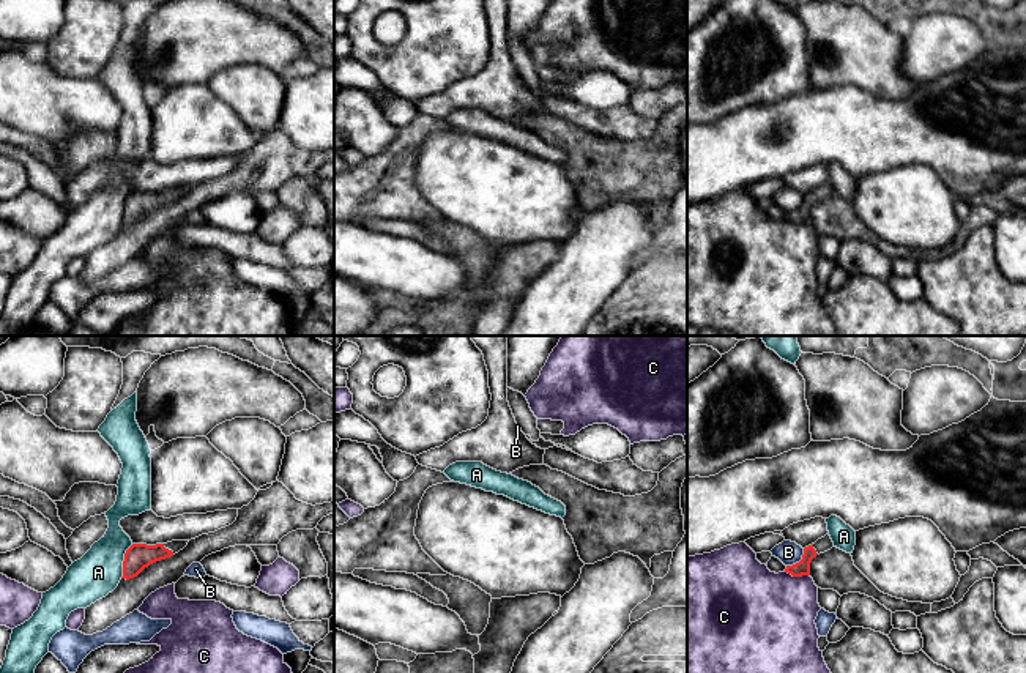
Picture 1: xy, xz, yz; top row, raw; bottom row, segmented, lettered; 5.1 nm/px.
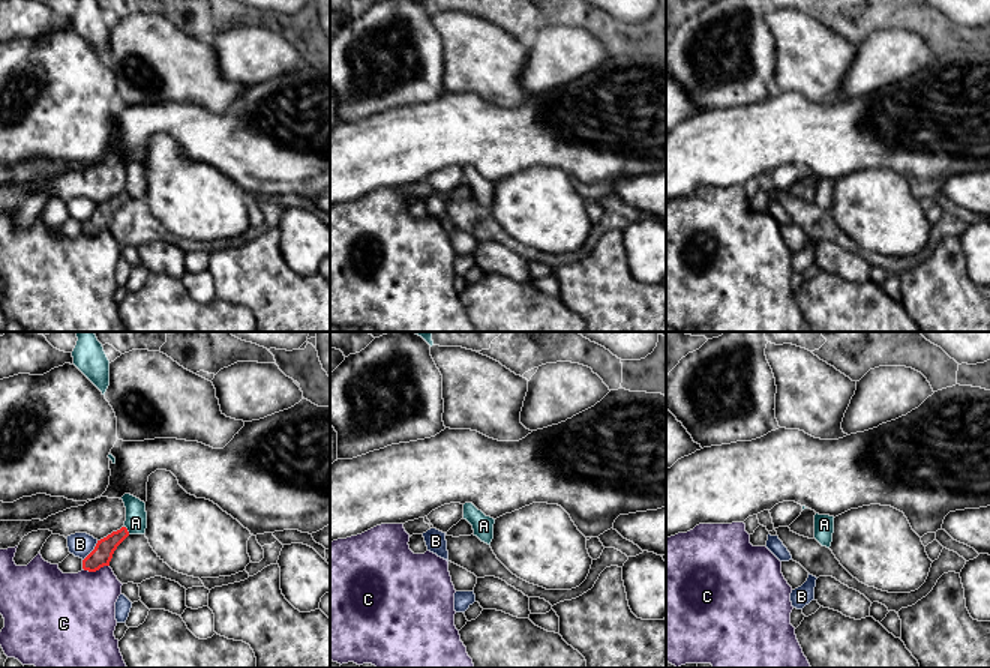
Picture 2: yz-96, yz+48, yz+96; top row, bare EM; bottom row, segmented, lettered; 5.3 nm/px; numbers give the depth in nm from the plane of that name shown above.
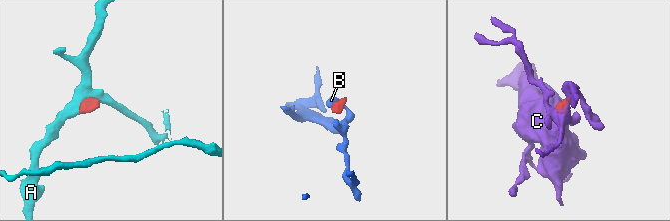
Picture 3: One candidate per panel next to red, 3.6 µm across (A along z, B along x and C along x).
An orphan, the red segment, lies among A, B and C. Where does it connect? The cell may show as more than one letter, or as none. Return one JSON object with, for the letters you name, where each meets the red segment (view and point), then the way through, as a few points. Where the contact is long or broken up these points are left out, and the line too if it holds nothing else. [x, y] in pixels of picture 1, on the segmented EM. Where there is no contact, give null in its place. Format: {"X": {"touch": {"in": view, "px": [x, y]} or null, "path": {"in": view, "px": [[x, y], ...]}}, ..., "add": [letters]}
{"add": []}

